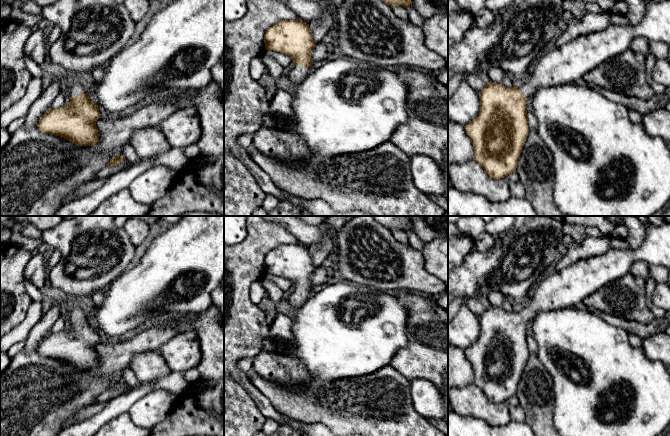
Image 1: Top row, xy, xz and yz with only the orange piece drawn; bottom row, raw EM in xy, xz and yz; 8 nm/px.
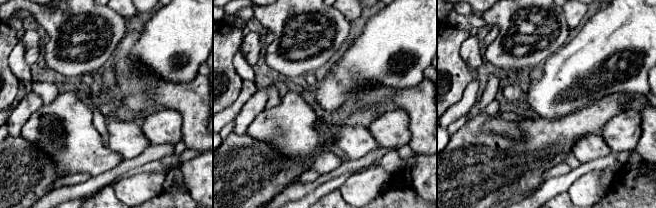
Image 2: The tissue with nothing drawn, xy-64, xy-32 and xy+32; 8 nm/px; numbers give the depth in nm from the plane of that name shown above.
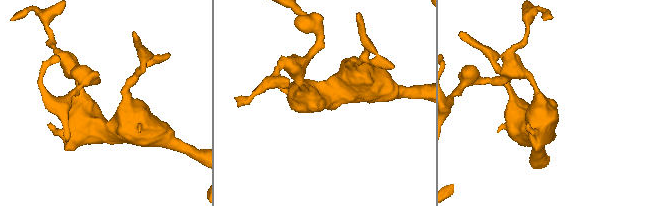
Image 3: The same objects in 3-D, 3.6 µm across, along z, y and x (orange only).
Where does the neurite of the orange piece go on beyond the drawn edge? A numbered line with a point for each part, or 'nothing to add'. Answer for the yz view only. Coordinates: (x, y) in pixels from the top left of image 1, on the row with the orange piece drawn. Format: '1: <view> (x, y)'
1: yz (572, 61)

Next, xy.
1: xy (76, 88)

